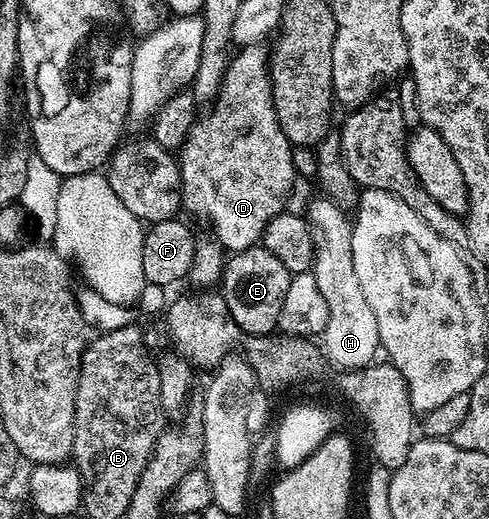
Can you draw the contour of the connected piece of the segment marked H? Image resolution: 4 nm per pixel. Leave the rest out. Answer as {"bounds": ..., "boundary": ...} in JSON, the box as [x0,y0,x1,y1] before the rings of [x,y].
{"bounds":[307,198,381,370],"boundary":[[[320,198],[321,200],[313,200],[309,204],[309,212],[307,211],[307,223],[309,225],[309,234],[313,238],[313,267],[311,269],[315,278],[315,283],[319,286],[319,292],[323,294],[323,299],[327,302],[327,310],[330,314],[327,316],[327,326],[323,333],[323,351],[326,361],[330,365],[333,364],[337,367],[337,370],[352,370],[354,368],[367,368],[370,364],[374,363],[378,359],[379,349],[381,348],[381,339],[379,338],[379,325],[375,322],[375,314],[371,311],[371,306],[367,303],[366,296],[363,295],[363,289],[359,287],[359,278],[355,278],[355,262],[351,258],[351,234],[353,233],[352,219],[347,215],[346,209],[338,205],[335,201],[328,198]]]}

